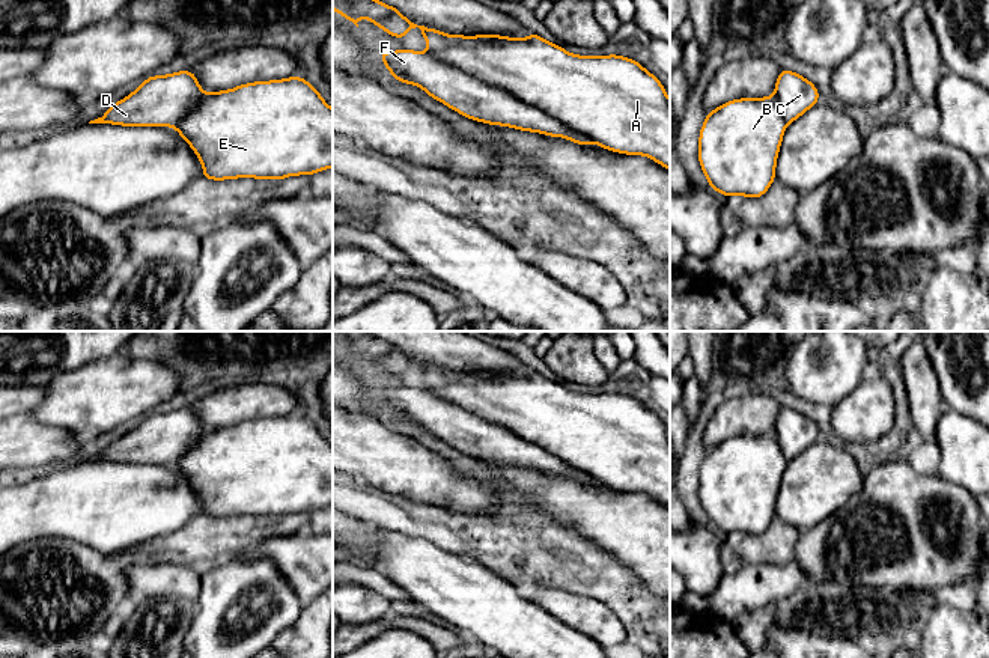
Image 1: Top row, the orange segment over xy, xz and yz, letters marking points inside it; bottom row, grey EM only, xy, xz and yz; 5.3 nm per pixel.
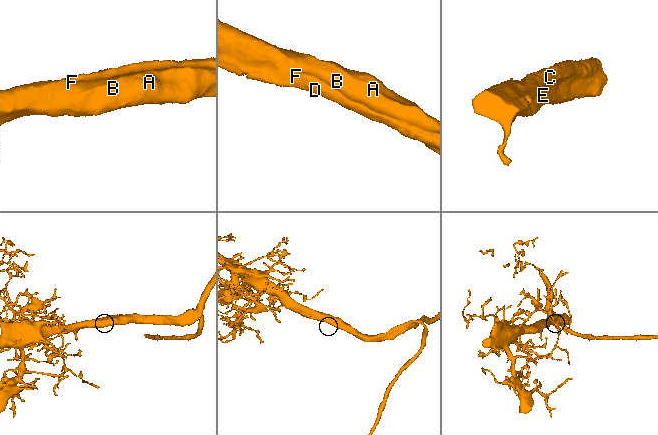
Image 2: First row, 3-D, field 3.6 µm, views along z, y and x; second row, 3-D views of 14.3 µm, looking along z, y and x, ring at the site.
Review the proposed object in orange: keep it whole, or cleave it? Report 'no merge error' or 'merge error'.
no merge error

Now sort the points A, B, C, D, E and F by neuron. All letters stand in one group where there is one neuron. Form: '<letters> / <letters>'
A B C D E F

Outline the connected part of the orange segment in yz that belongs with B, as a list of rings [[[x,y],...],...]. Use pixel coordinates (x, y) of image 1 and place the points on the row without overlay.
[[[781,407],[772,434],[732,437],[708,450],[698,473],[698,500],[709,524],[726,535],[762,535],[775,518],[787,462],[819,435],[810,417]]]

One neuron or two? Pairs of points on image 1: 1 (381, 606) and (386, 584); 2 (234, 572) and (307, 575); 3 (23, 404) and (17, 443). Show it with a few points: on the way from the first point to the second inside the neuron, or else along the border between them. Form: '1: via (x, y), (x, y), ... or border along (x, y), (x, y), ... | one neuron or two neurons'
1: border along (349, 581), (371, 587), (392, 601) | two neurons
2: border along (250, 560), (267, 557), (294, 590), (300, 606) | two neurons
3: border along (27, 411), (15, 416) | two neurons

